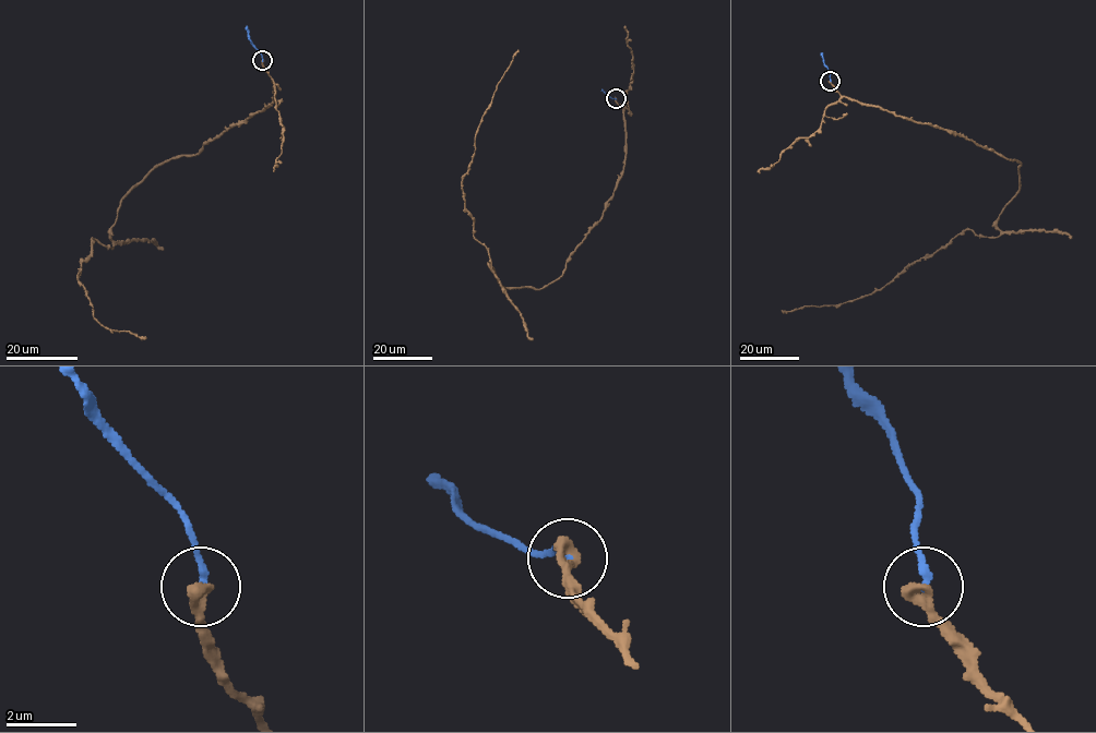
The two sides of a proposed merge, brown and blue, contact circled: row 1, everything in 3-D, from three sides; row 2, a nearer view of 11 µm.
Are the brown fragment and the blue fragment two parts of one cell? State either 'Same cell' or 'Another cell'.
Same cell

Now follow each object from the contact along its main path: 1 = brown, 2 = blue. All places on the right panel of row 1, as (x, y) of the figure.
1: (831, 81), (843, 96), (1016, 159), (1019, 192), (997, 220), (999, 236), (965, 229), (880, 289), (782, 310)
2: (831, 81), (821, 52)

